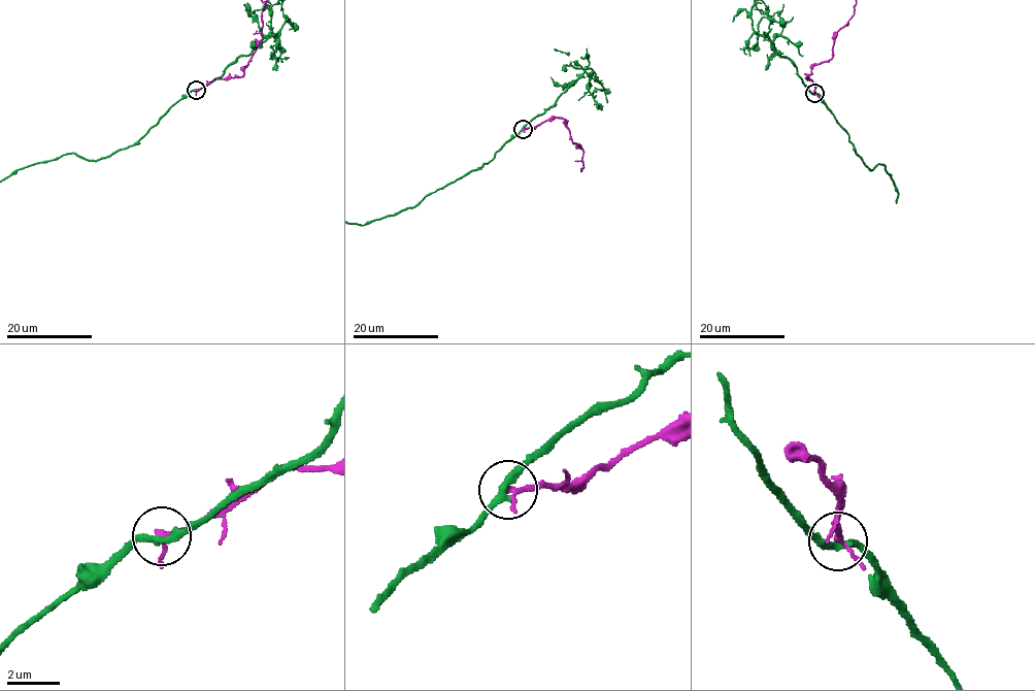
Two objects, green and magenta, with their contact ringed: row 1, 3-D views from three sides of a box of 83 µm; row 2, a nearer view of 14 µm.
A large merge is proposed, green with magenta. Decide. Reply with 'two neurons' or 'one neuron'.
two neurons

